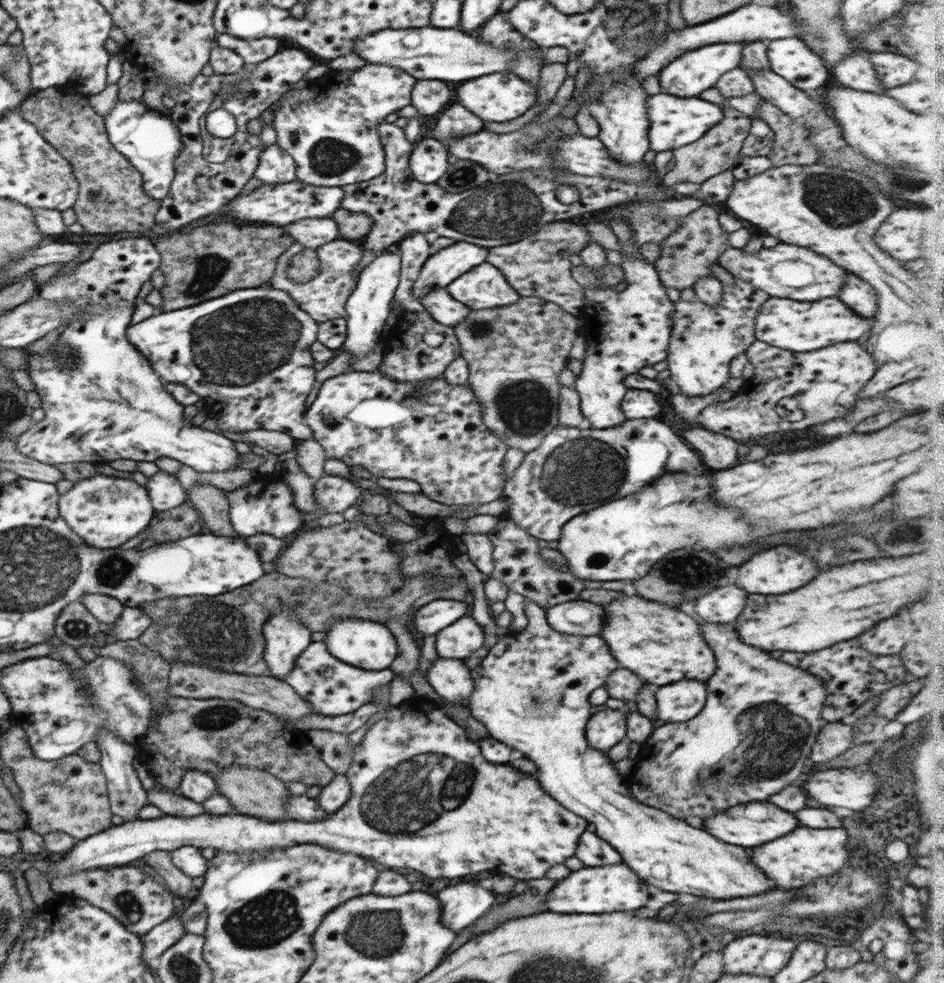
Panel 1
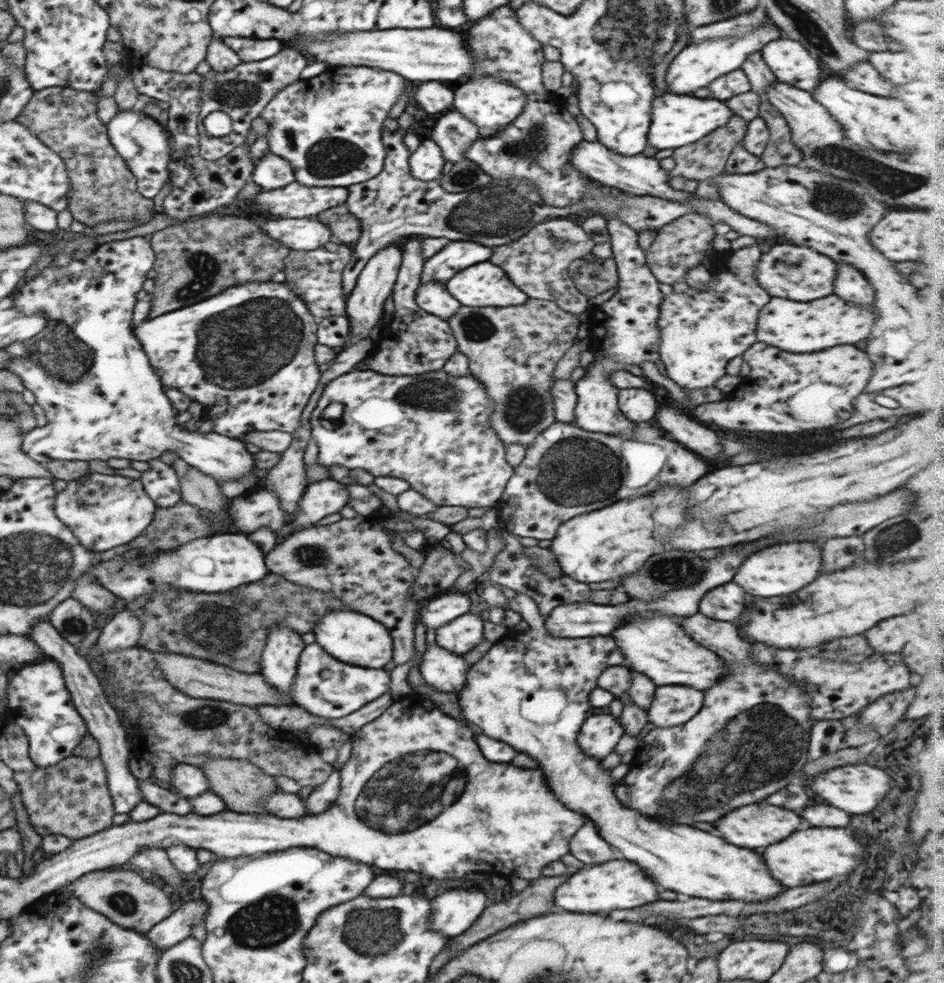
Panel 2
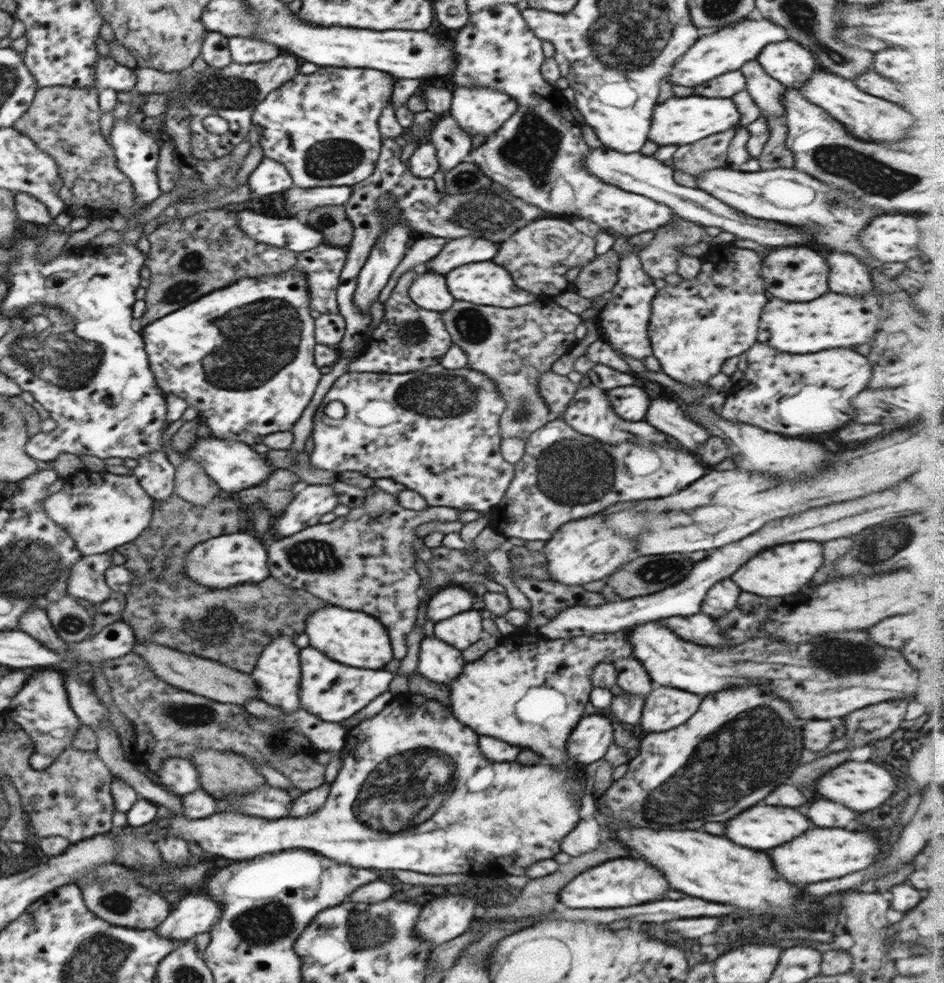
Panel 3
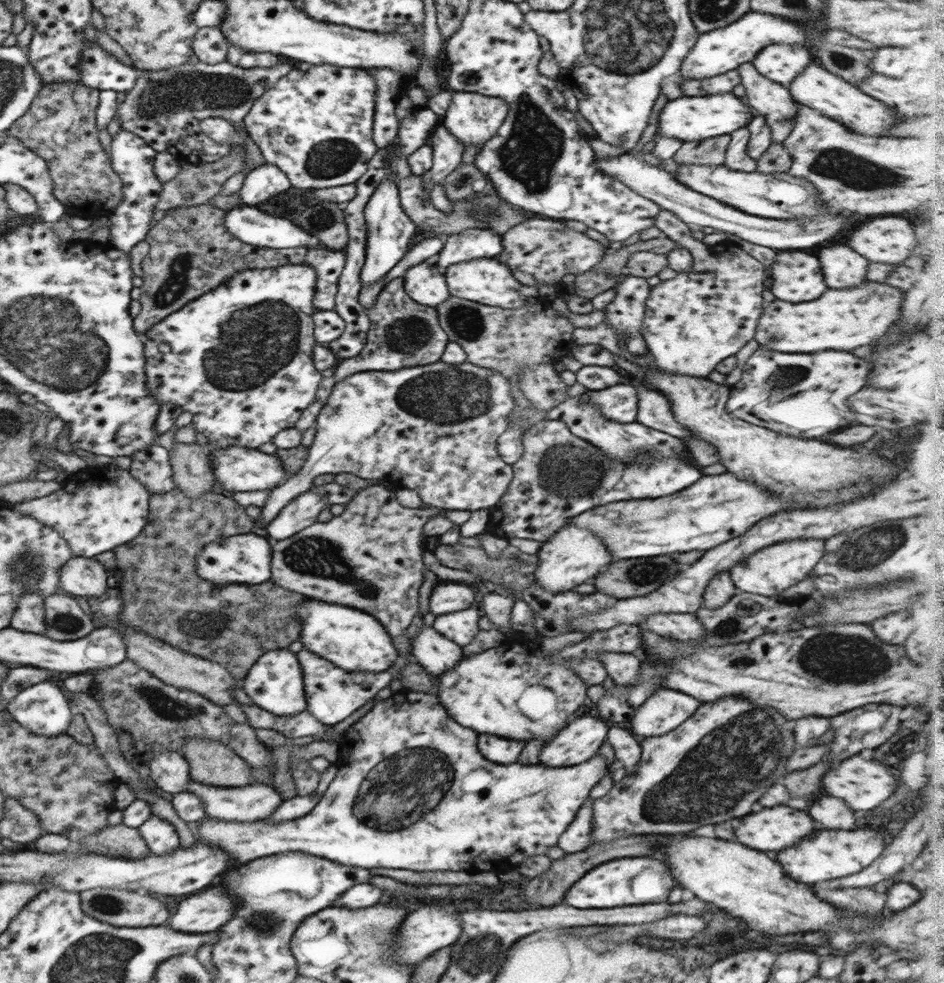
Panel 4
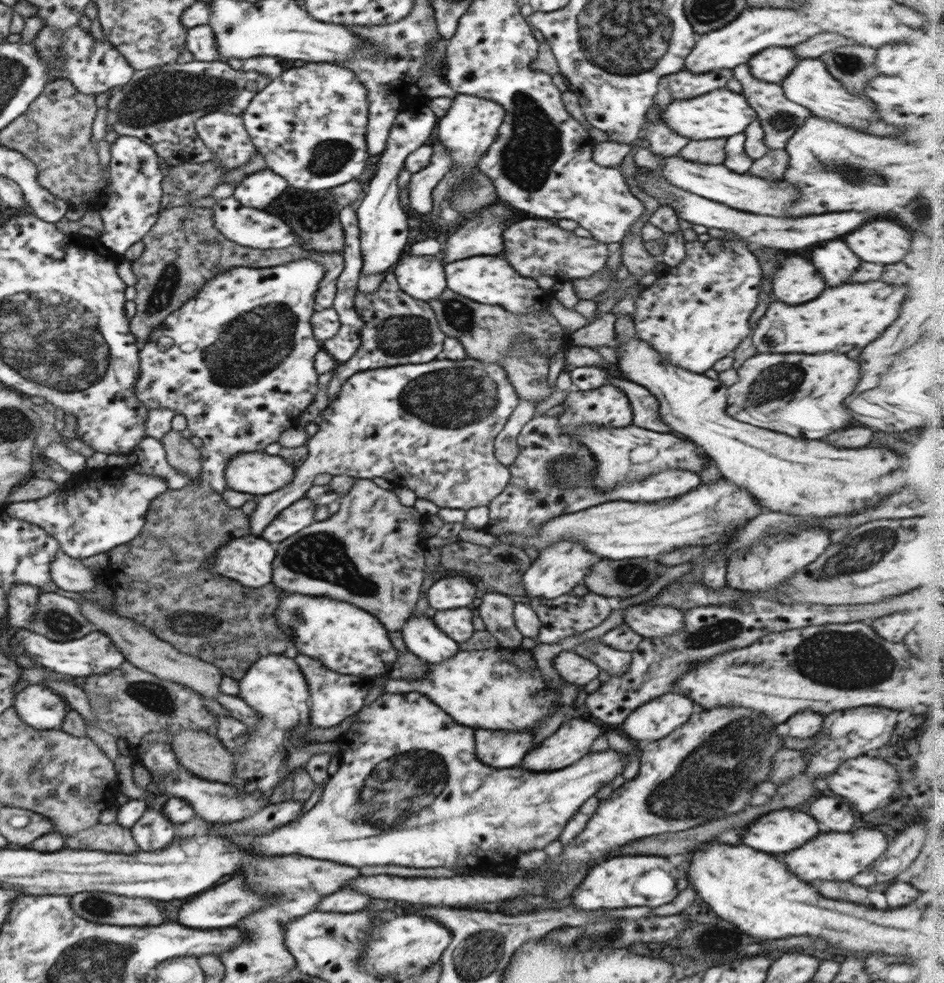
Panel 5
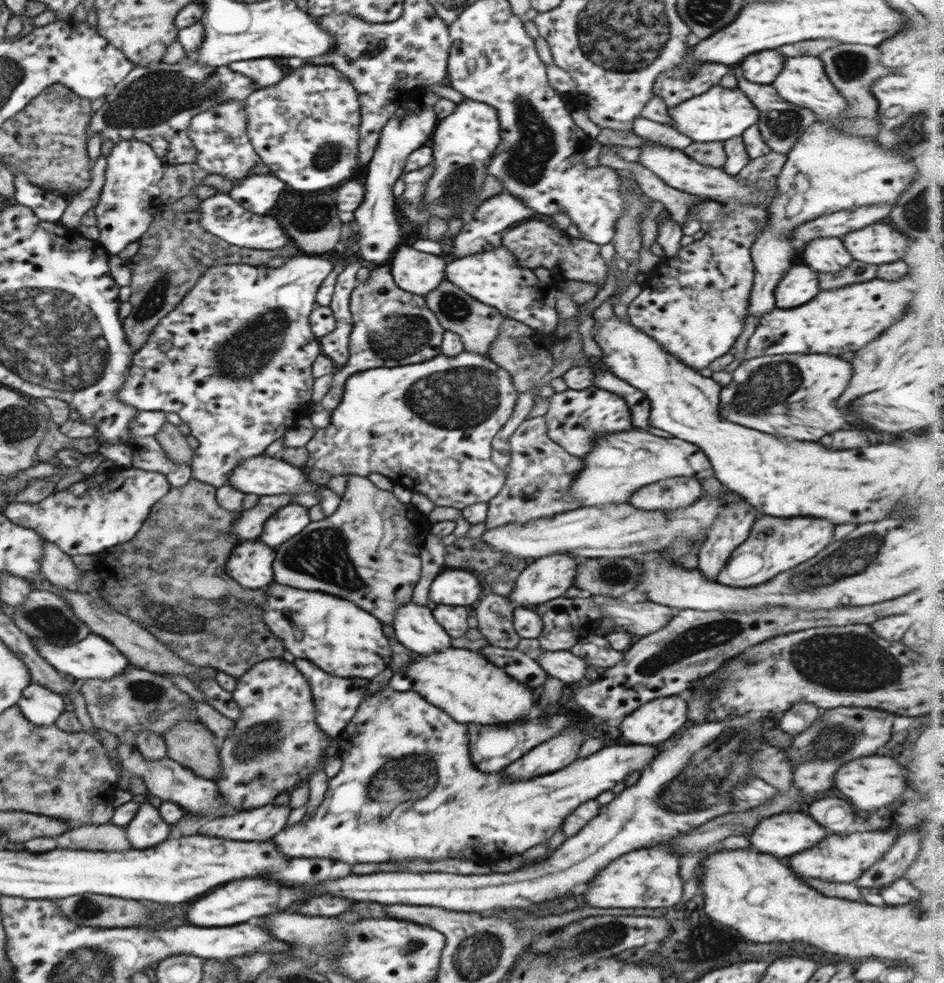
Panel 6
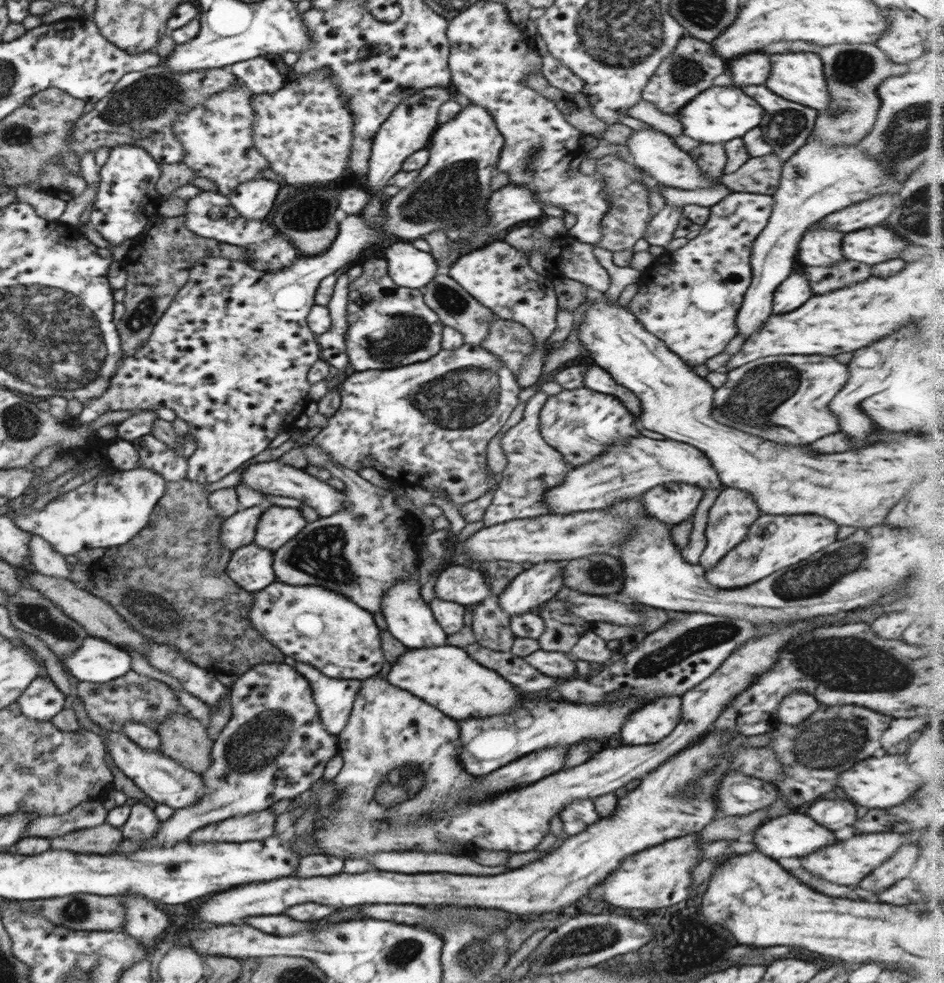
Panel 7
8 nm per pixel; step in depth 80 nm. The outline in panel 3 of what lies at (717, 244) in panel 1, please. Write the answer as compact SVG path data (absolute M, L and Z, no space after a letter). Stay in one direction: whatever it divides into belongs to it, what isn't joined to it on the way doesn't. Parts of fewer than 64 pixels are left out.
M675 217L660 226L654 238L641 250L640 262L644 272L652 278L665 278L677 273L679 256L687 255L680 247L692 246L702 240L706 226Z

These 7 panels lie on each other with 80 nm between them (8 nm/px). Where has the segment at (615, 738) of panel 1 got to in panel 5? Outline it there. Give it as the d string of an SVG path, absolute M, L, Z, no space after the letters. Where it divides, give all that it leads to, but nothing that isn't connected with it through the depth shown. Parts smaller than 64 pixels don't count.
M567 718L570 722L562 724L550 738L540 746L530 750L520 762L526 770L560 770L574 764L579 758L590 753L590 746L600 736L600 726L583 718Z

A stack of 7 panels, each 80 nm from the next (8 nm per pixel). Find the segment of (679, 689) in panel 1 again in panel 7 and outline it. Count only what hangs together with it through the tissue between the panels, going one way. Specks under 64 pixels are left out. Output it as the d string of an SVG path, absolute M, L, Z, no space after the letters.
M660 697L630 716L621 728L624 745L647 745L666 738L680 722L681 697Z

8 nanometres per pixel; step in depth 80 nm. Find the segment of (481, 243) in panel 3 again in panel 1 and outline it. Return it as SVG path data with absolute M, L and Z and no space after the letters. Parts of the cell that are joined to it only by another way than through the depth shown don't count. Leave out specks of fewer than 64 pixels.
M455 241L454 244L441 248L431 254L422 265L419 277L414 281L412 296L422 302L422 298L432 289L445 288L455 278L468 270L486 262L488 248Z

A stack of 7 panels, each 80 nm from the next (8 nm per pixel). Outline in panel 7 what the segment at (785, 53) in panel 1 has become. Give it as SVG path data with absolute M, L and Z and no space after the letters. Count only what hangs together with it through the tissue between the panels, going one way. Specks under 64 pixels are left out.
M746 54L746 56L740 56L740 58L732 58L728 62L732 86L764 84L768 74L770 74L770 66L768 54Z

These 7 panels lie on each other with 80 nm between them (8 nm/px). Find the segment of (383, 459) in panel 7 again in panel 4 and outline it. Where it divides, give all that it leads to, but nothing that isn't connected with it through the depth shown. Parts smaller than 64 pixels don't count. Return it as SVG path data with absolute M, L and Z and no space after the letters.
M439 361L396 371L352 374L334 385L324 408L316 417L316 433L312 445L308 447L308 458L295 475L288 475L283 483L269 492L261 506L256 531L262 532L287 504L311 490L316 476L341 472L356 474L369 481L386 480L397 487L406 487L416 491L424 503L436 508L490 509L502 498L513 479L513 465L501 459L497 440L508 429L514 407L511 384L506 377L468 362L450 366Z

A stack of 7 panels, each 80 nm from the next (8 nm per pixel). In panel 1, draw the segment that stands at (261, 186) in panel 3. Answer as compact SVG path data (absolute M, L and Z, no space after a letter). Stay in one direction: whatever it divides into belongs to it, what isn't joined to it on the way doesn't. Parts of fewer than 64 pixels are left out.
M276 143L260 153L254 176L263 184L286 184L297 180L294 159Z

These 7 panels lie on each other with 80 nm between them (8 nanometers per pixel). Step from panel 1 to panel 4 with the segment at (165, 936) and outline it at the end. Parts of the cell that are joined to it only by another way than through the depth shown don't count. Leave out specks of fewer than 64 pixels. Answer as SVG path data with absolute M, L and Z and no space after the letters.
M210 888L204 894L182 900L176 914L165 925L184 933L210 933L226 925L239 906L237 900L224 890Z

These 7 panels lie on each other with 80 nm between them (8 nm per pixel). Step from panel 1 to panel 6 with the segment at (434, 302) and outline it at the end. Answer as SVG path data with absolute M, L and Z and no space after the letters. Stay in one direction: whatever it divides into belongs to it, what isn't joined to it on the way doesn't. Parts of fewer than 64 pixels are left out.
M402 244L389 262L390 274L402 290L425 297L443 281L447 263L448 259L440 254L422 252Z

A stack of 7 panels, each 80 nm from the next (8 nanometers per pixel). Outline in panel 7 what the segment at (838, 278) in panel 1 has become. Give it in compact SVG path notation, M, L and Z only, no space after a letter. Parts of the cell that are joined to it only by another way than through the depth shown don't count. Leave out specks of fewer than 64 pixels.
M796 268L800 272L790 274L782 284L779 284L774 291L772 315L786 314L790 310L796 310L802 306L810 296L810 282L806 280L803 268Z

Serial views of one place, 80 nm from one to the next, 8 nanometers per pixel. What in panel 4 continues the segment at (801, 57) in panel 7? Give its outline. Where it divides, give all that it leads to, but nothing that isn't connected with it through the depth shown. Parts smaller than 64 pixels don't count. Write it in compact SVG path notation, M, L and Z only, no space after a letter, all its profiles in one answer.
M819 60L810 61L809 65L801 73L798 73L787 87L792 101L809 106L822 116L841 122L852 132L868 136L885 136L886 128L896 124L894 112L888 110L884 103L862 94L861 90L854 88L849 82L846 82L846 79L832 74L829 69L825 69Z

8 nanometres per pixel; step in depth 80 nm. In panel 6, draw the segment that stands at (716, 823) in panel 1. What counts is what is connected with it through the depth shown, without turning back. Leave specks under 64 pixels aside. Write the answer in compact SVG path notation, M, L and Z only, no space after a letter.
M800 812L778 814L762 820L750 836L750 844L758 852L772 856L792 856L812 848L826 836L824 828L810 816Z

